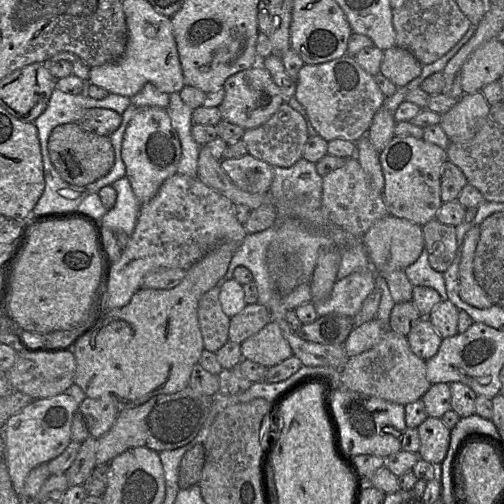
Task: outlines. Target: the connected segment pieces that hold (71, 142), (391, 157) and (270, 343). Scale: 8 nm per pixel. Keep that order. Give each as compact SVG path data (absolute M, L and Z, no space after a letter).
M77 123L56 126L48 139L48 151L60 177L70 185L78 187L91 184L107 175L115 161L115 152L109 137L85 130Z
M392 137L380 153L380 169L385 185L385 211L417 224L438 218L443 205L442 169L447 161L444 146L425 138Z
M274 320L246 339L241 344L241 353L242 359L248 359L267 368L279 364L294 354L292 347Z

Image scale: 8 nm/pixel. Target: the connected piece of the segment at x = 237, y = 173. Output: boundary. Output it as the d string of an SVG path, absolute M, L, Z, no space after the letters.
M245 154L239 158L222 159L222 169L241 190L249 193L266 193L273 180L273 166Z

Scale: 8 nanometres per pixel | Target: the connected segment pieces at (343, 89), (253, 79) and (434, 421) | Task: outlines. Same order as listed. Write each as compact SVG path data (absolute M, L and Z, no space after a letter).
M343 55L331 61L304 65L295 82L295 101L301 105L308 122L324 140L359 140L369 127L382 102L382 95L370 75L353 55Z
M259 63L229 76L224 83L224 91L224 99L218 107L222 121L240 126L244 130L265 123L284 102L281 89L275 84L268 70Z
M428 416L418 425L420 433L419 454L435 465L446 465L451 454L452 429L443 417Z

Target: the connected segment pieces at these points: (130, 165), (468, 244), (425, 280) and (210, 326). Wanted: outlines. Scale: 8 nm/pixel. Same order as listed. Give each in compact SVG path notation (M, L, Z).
M158 107L137 108L124 133L122 159L126 167L125 176L140 205L152 199L163 182L177 173L180 157L180 140L167 110Z
M480 227L470 229L466 235L459 275L459 293L470 304L487 309L502 303L485 292L476 281L474 263L479 238Z
M423 250L411 264L404 267L404 275L409 284L432 285L440 292L443 300L453 300L445 282L445 270L433 267Z
M220 281L207 291L198 303L198 322L204 349L213 353L229 341L230 318L222 310L219 294Z

